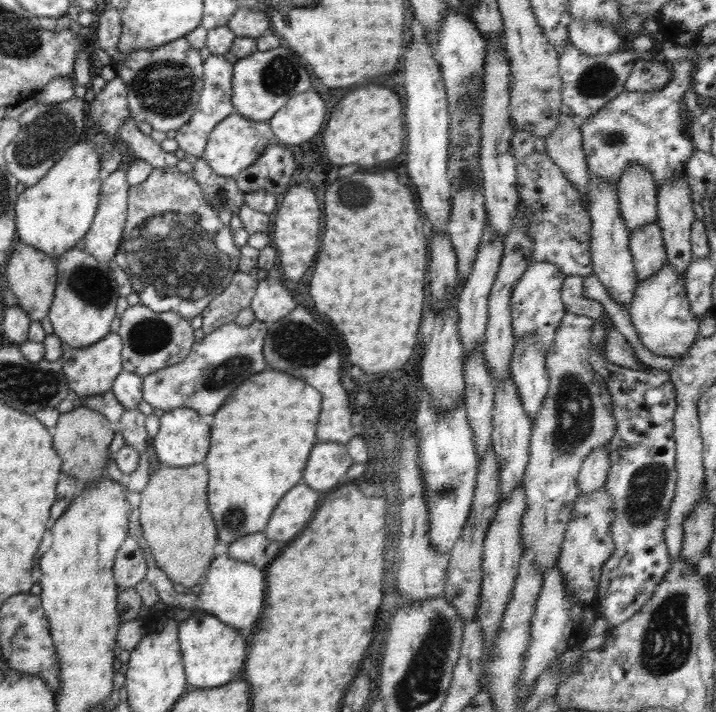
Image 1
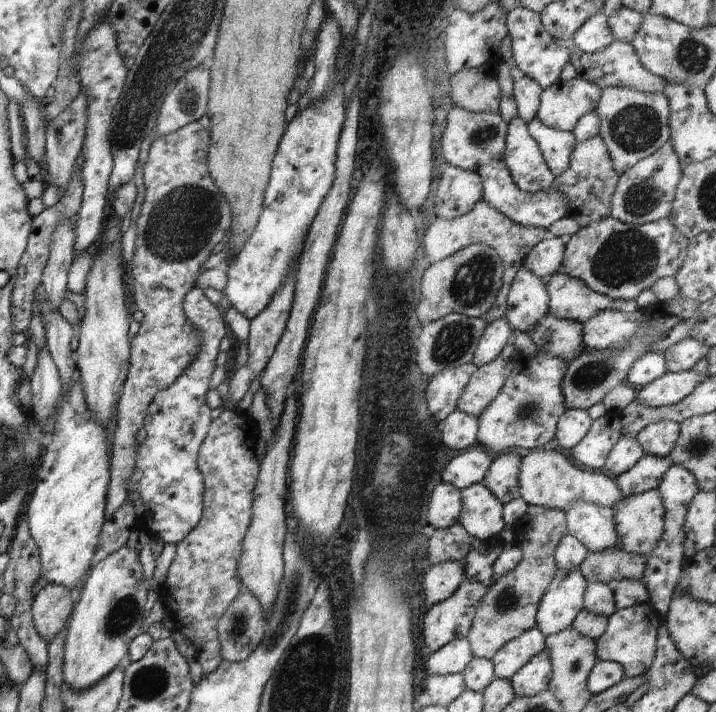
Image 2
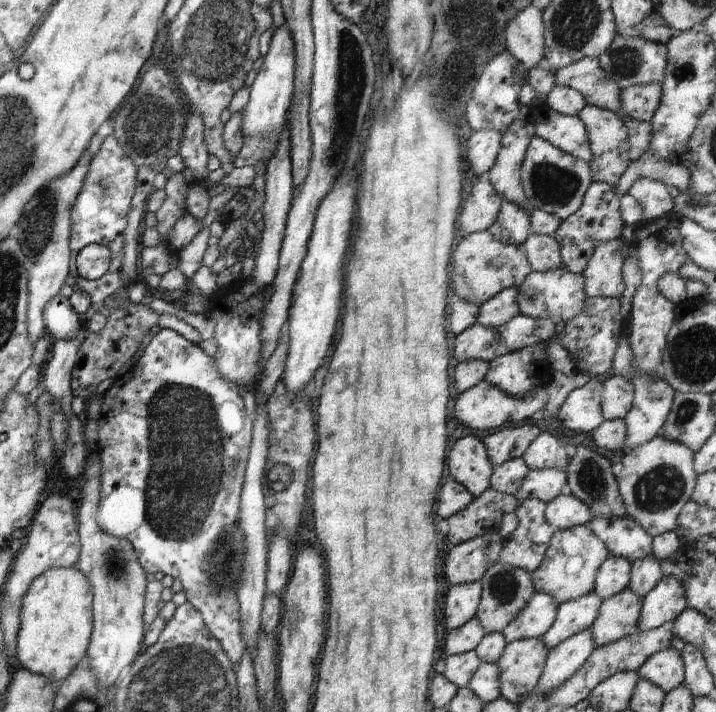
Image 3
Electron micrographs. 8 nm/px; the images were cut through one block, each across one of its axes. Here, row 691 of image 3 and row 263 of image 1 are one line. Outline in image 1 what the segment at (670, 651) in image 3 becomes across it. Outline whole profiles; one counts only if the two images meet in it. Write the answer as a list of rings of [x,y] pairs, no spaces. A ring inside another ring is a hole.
[[[668,263],[660,267],[648,279],[637,281],[632,303],[630,303],[630,322],[634,325],[640,342],[655,355],[680,357],[686,354],[700,336],[700,323],[692,314],[684,288],[685,279]]]

